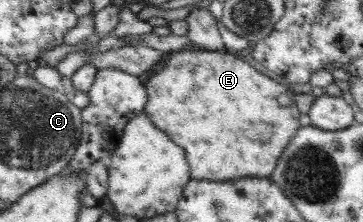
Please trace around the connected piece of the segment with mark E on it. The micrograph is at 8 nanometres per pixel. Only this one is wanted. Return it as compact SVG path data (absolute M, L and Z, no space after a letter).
M194 47L170 52L144 86L148 98L145 114L151 118L155 128L165 132L183 148L192 179L228 181L243 176L269 177L277 158L301 126L301 110L297 108L294 93L289 87L278 84L271 74L265 76L227 50L210 51Z

